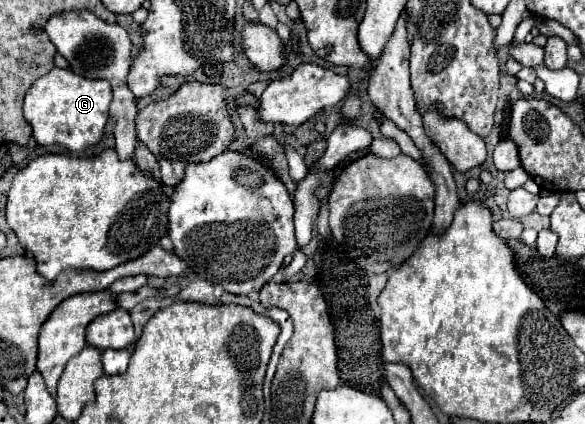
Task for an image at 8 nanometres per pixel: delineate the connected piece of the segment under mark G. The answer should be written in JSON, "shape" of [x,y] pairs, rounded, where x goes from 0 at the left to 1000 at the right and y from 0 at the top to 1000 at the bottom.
{"shape":[[[89,160],[68,179],[41,226],[41,278],[55,297],[55,321],[72,344],[103,340],[120,358],[144,358],[150,344],[171,335],[185,288],[185,250],[191,241],[191,208],[181,189],[144,184],[120,160]]]}

